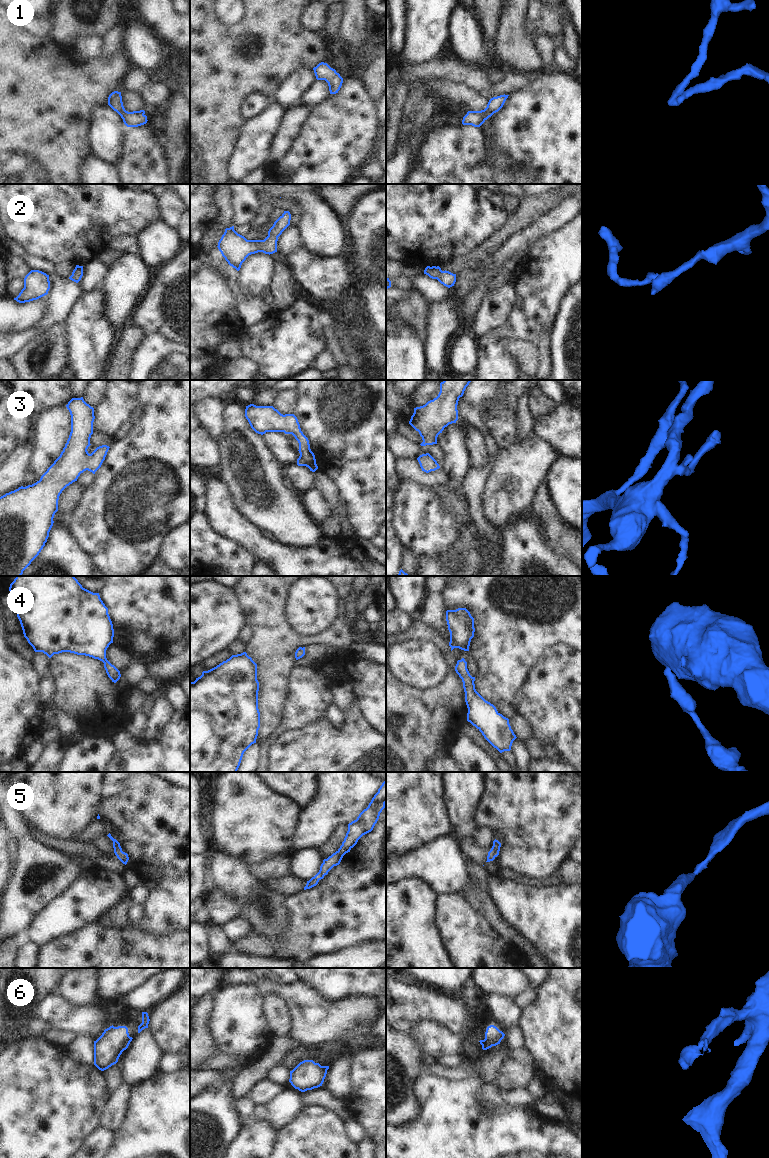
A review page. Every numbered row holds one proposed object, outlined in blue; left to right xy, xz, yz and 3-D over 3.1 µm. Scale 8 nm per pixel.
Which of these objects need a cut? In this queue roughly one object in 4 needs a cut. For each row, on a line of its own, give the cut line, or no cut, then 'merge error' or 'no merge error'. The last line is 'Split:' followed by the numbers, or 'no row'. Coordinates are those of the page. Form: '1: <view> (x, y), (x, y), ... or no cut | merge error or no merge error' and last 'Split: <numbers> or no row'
1: no cut | no merge error
2: no cut | no merge error
3: no cut | no merge error
4: no cut | no merge error
5: no cut | no merge error
6: no cut | no merge error
Split: no row

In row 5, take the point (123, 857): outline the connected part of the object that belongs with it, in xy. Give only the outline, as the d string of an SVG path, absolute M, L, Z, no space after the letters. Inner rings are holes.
M110 833L107 836L113 841L115 855L123 864L126 865L129 860L128 854L122 851L120 843L116 839L114 839Z

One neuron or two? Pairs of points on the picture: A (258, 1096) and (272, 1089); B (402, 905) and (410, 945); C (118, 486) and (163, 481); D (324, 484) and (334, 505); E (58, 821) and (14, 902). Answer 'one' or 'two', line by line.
A: one
B: one
C: one
D: one
E: two

